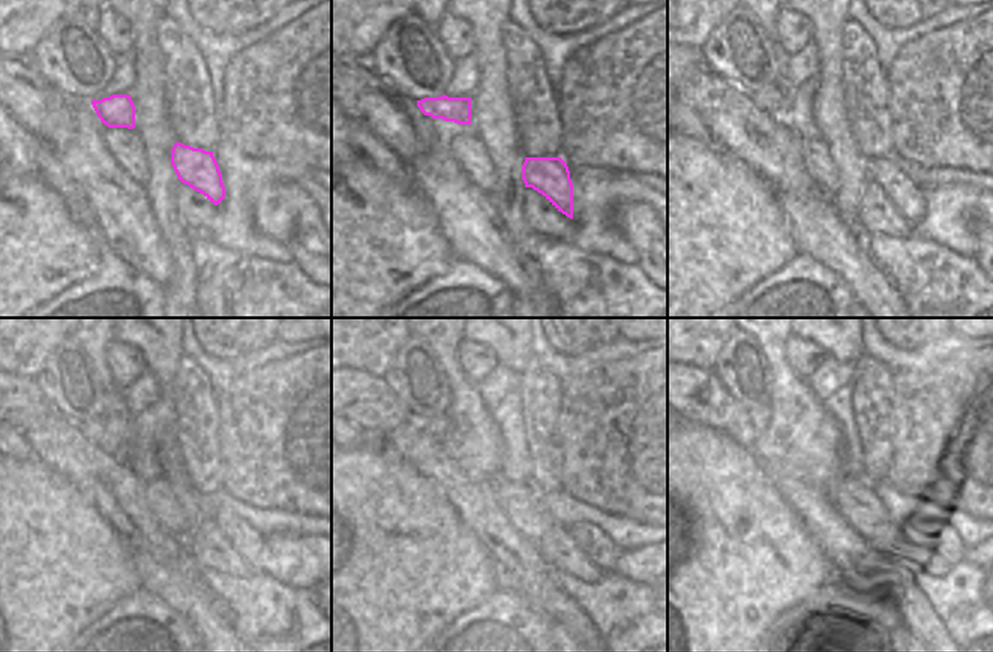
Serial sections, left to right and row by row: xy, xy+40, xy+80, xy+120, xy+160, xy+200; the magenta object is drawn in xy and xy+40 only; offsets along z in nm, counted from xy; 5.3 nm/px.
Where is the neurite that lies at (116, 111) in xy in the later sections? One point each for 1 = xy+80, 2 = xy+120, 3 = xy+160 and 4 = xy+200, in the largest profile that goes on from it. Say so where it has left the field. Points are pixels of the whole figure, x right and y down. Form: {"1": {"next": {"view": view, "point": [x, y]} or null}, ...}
{"1": {"next": {"view": "xy+80", "point": [770, 98]}}, "2": {"next": {"view": "xy+120", "point": [93, 429]}}, "3": {"next": {"view": "xy+160", "point": [432, 424]}}, "4": {"next": {"view": "xy+200", "point": [759, 415]}}}

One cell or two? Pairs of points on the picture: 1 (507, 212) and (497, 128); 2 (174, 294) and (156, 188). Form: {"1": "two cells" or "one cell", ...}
{"1": "one cell", "2": "one cell"}

